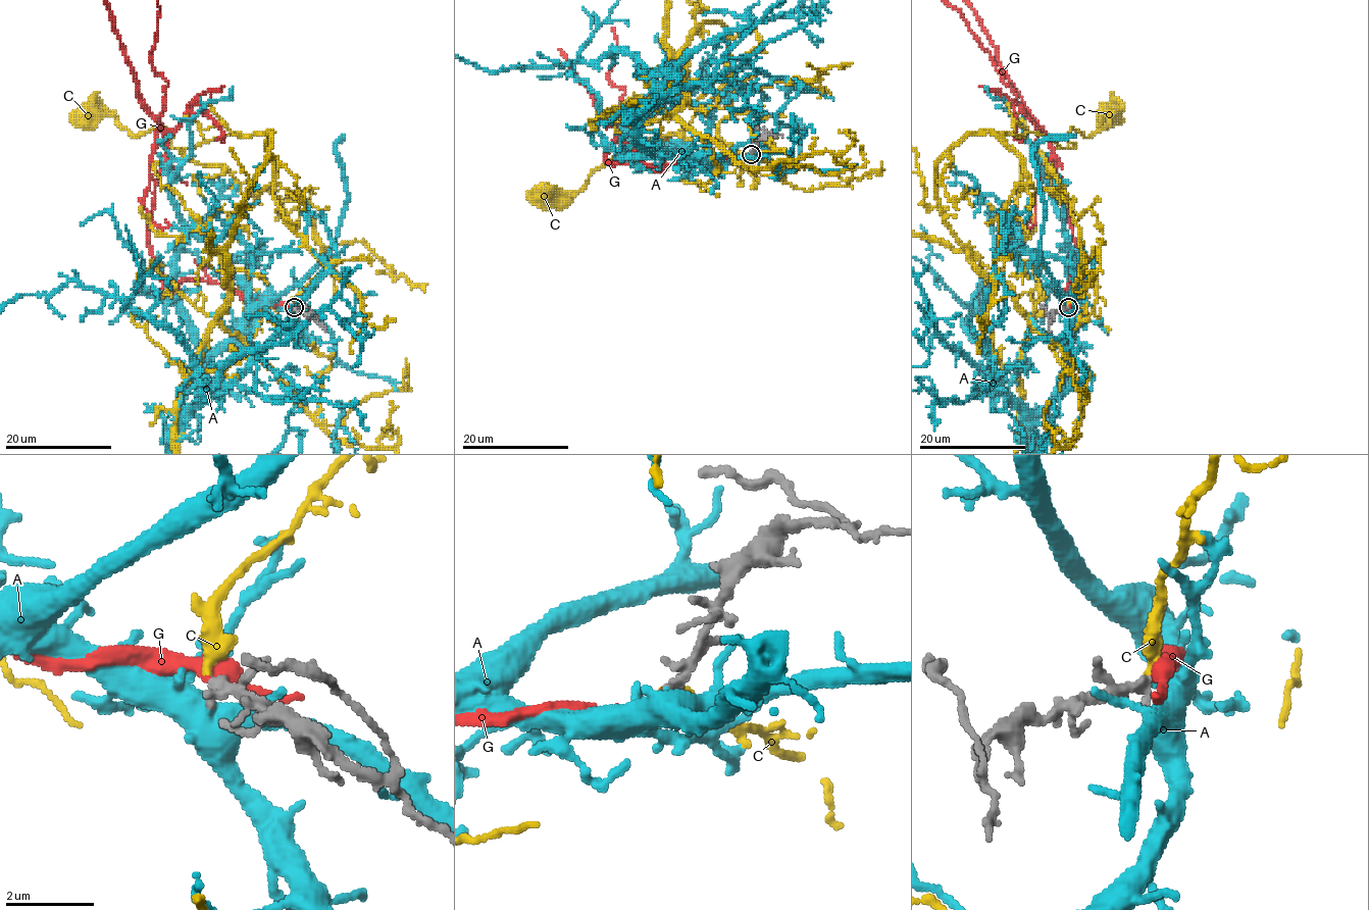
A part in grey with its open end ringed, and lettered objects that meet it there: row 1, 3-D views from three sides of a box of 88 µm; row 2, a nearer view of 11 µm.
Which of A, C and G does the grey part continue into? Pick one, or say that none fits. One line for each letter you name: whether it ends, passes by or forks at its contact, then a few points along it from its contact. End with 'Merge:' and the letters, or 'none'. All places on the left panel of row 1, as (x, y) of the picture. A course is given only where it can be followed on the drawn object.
G: it passes by
Merge: G

